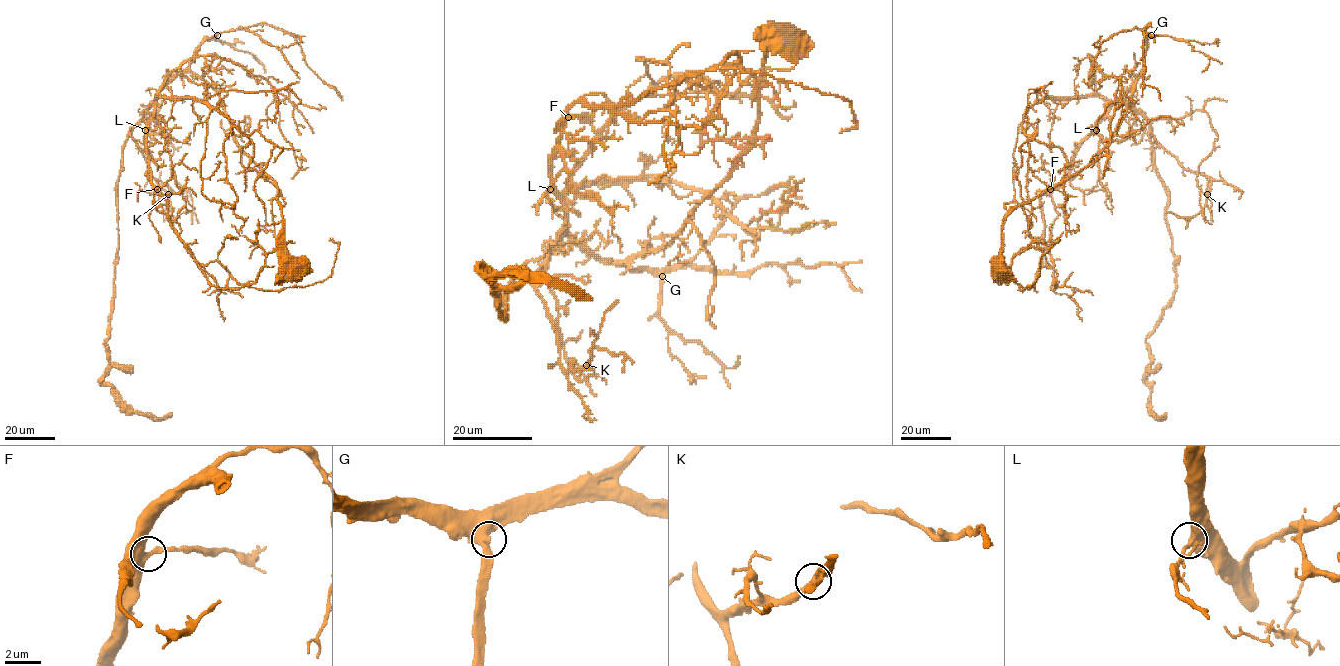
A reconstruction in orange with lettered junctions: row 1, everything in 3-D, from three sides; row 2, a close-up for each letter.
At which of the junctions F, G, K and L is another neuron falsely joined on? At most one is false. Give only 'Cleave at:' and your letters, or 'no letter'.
Cleave at: no letter

